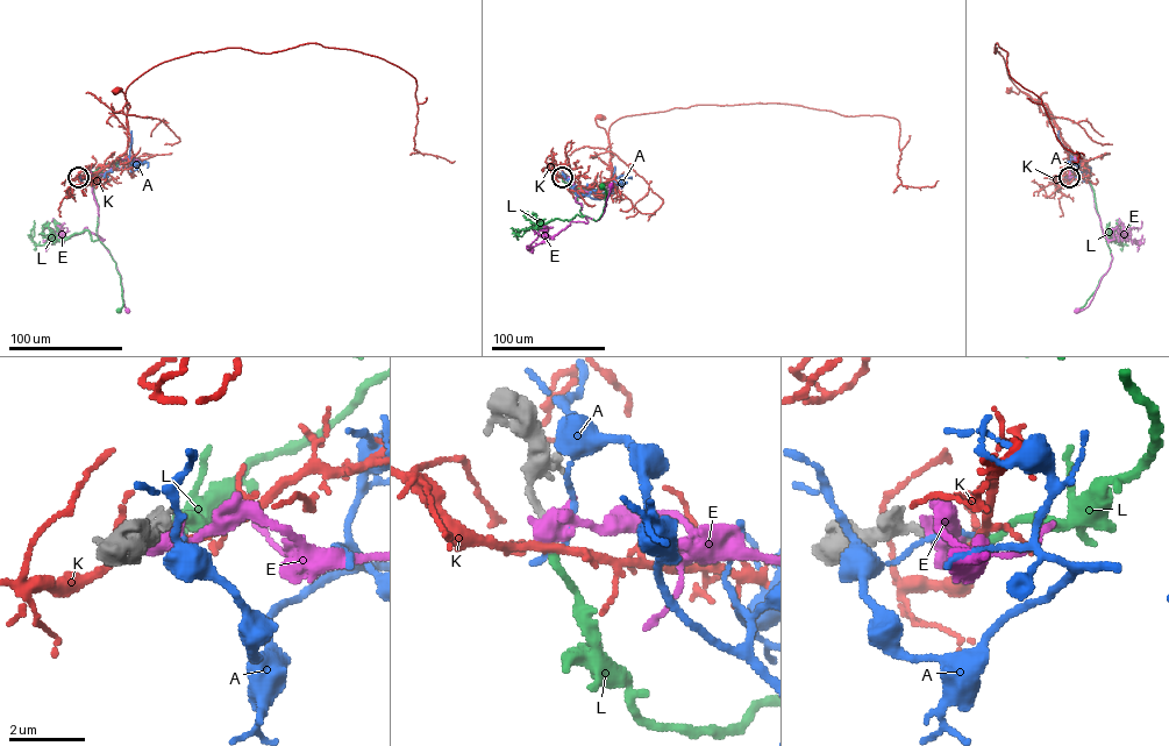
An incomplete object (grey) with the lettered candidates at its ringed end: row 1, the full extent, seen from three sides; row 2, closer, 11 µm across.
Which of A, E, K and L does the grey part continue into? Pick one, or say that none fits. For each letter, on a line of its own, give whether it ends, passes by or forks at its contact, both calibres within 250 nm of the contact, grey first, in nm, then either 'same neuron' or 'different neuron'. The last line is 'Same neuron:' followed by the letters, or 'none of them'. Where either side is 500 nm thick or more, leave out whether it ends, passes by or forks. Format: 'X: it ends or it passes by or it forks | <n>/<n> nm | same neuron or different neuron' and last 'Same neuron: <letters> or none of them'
A: it ends | 190/200 nm | different neuron
E: 260/600 nm | different neuron
K: it forks | 200/200 nm | different neuron
L: it ends | 190/190 nm | same neuron
Same neuron: L

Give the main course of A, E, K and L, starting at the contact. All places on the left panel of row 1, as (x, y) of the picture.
A: (78, 177), (92, 182), (116, 168), (129, 165), (132, 130)
E: (78, 177), (93, 178), (97, 235), (115, 263), (127, 311)
K: (78, 177), (109, 165), (127, 149), (129, 107), (122, 91), (116, 91)
L: (78, 177), (87, 171), (92, 176), (99, 206), (97, 235), (108, 250), (120, 276), (122, 306), (119, 310)

